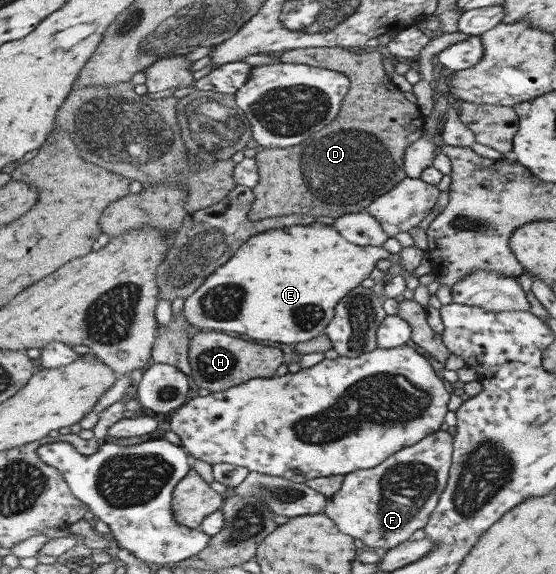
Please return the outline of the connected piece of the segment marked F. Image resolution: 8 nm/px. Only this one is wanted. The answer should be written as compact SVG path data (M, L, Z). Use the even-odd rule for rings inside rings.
M444 427L441 431L426 436L420 443L389 456L384 463L375 468L345 475L341 490L329 497L324 513L336 522L341 532L359 539L366 548L391 549L410 541L417 530L427 527L440 502L440 496L448 487L453 466L454 440L455 436L451 436Z

